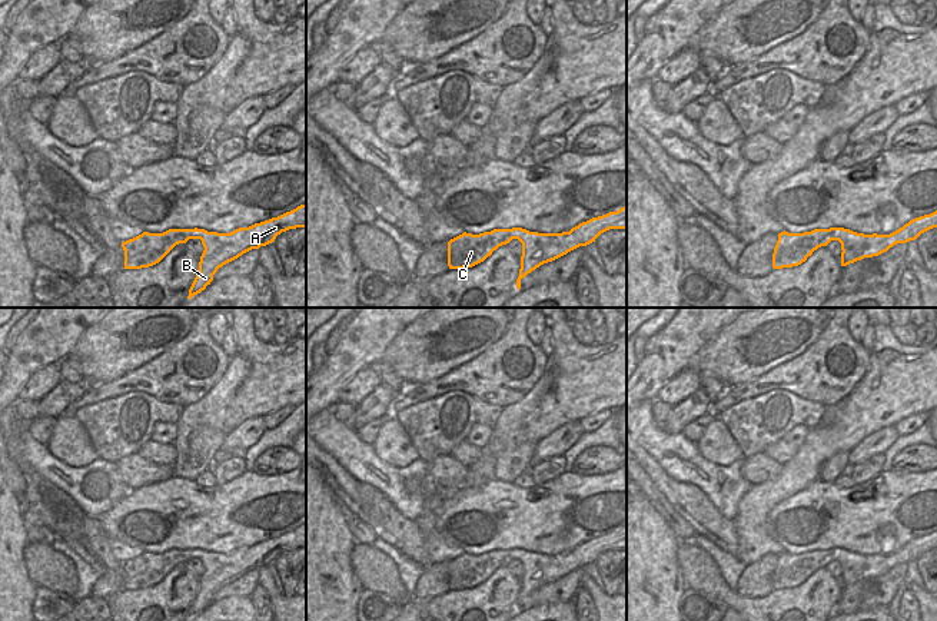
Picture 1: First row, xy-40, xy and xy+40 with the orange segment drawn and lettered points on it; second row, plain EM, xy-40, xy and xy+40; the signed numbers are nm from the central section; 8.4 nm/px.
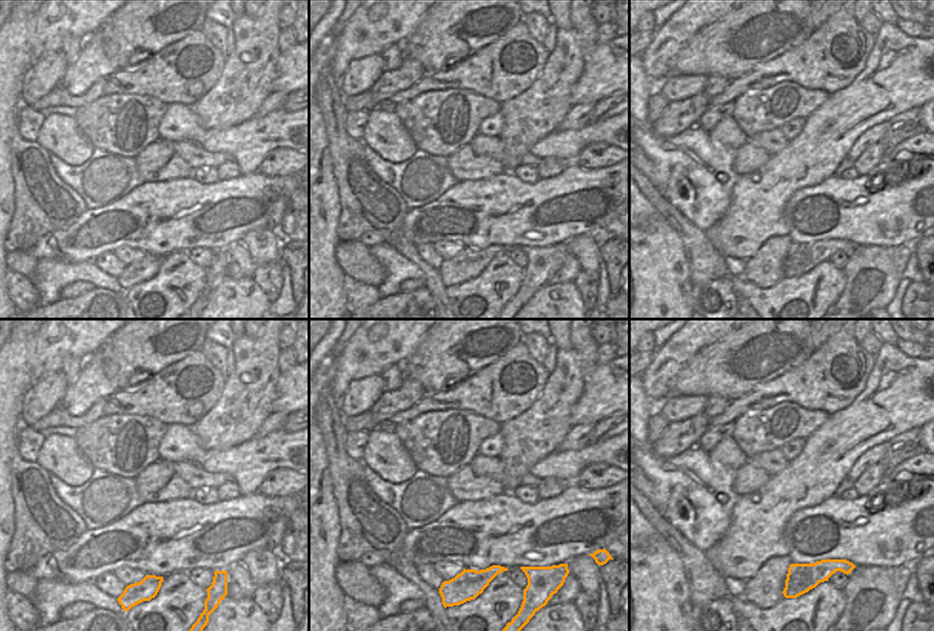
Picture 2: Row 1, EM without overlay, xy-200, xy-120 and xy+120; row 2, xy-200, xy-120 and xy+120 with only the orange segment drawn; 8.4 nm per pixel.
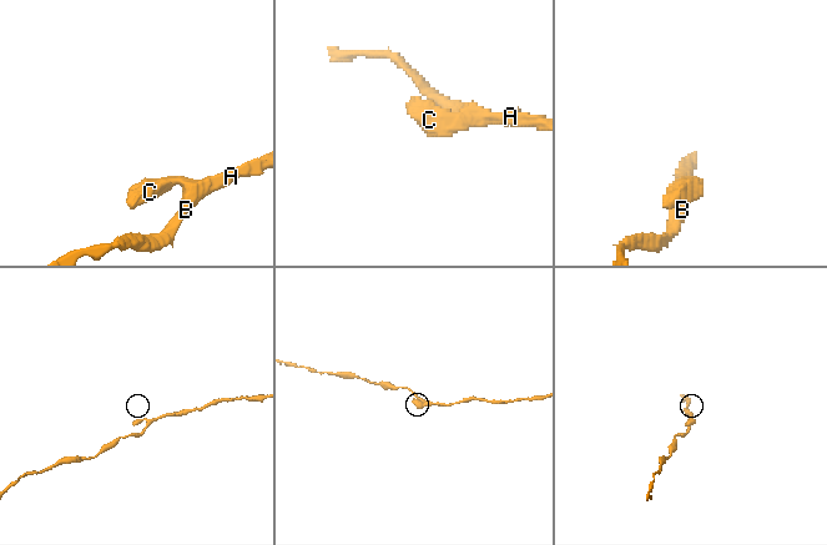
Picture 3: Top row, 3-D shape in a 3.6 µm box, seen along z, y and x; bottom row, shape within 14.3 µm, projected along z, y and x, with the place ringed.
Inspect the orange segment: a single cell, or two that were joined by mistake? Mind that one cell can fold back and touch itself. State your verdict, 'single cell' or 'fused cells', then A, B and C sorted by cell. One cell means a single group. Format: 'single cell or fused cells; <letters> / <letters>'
single cell; A B C

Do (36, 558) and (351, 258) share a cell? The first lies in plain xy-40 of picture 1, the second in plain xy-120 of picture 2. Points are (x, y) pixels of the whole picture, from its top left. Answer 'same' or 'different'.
same

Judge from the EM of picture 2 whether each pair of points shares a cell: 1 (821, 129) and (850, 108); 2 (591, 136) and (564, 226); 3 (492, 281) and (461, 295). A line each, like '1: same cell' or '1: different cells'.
1: same cell
2: different cells
3: same cell

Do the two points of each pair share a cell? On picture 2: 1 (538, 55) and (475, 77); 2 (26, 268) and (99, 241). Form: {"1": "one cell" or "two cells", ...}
{"1": "one cell", "2": "two cells"}

